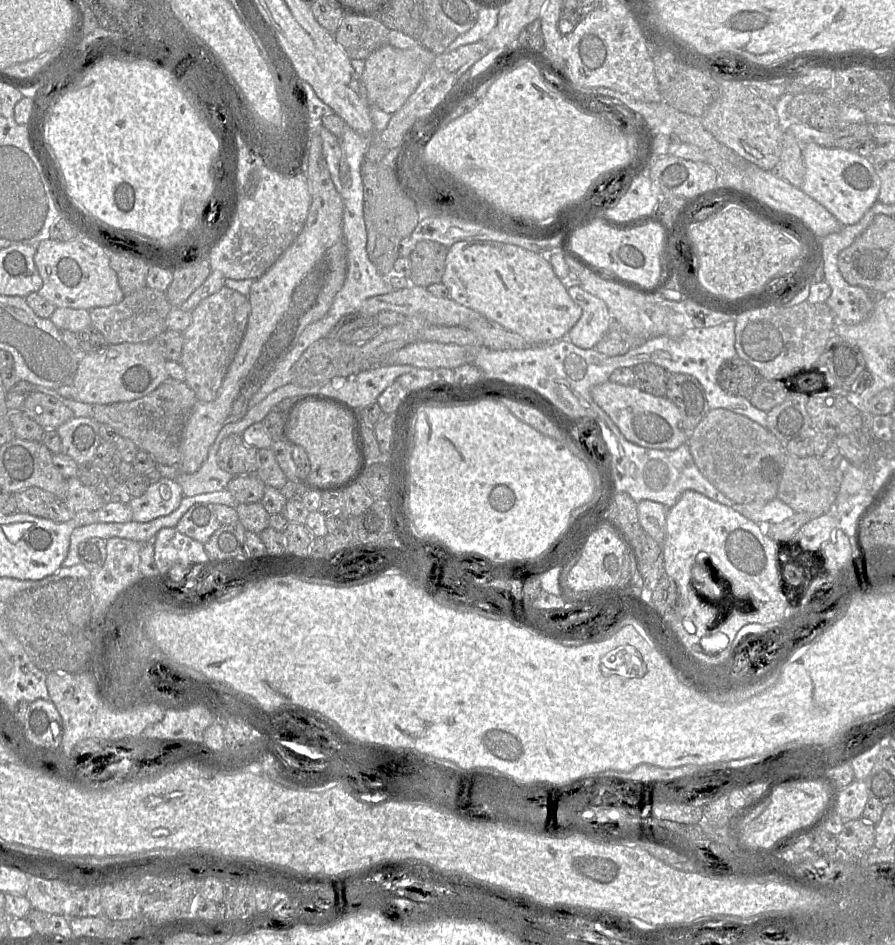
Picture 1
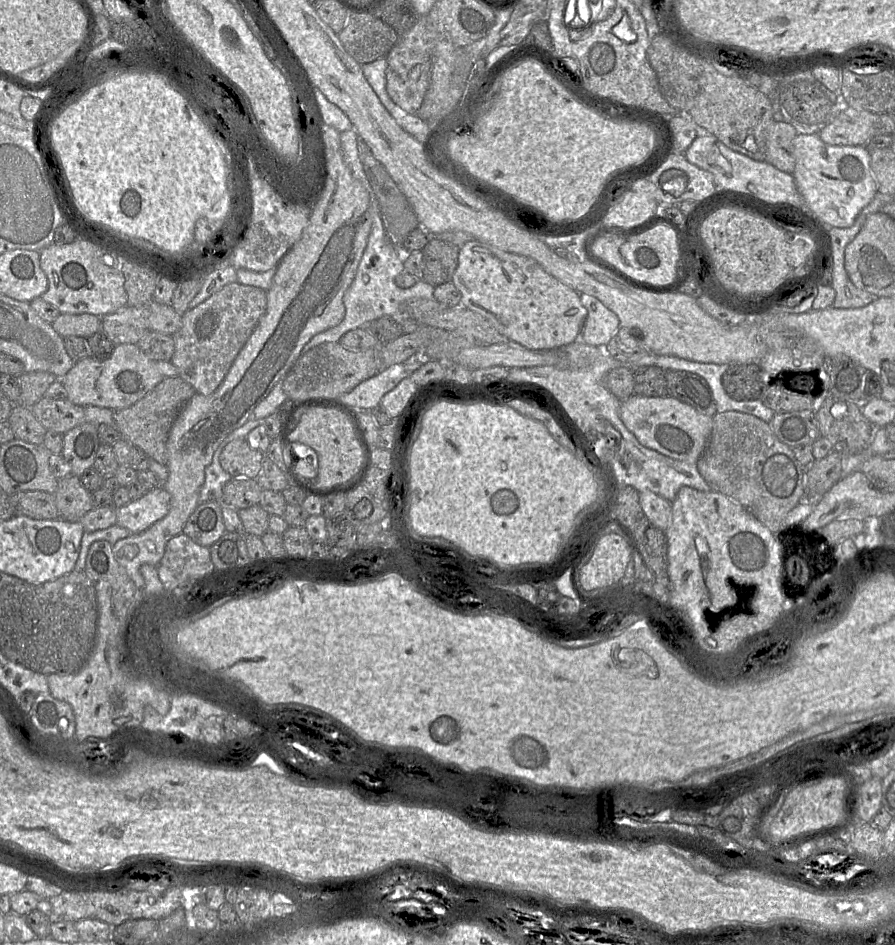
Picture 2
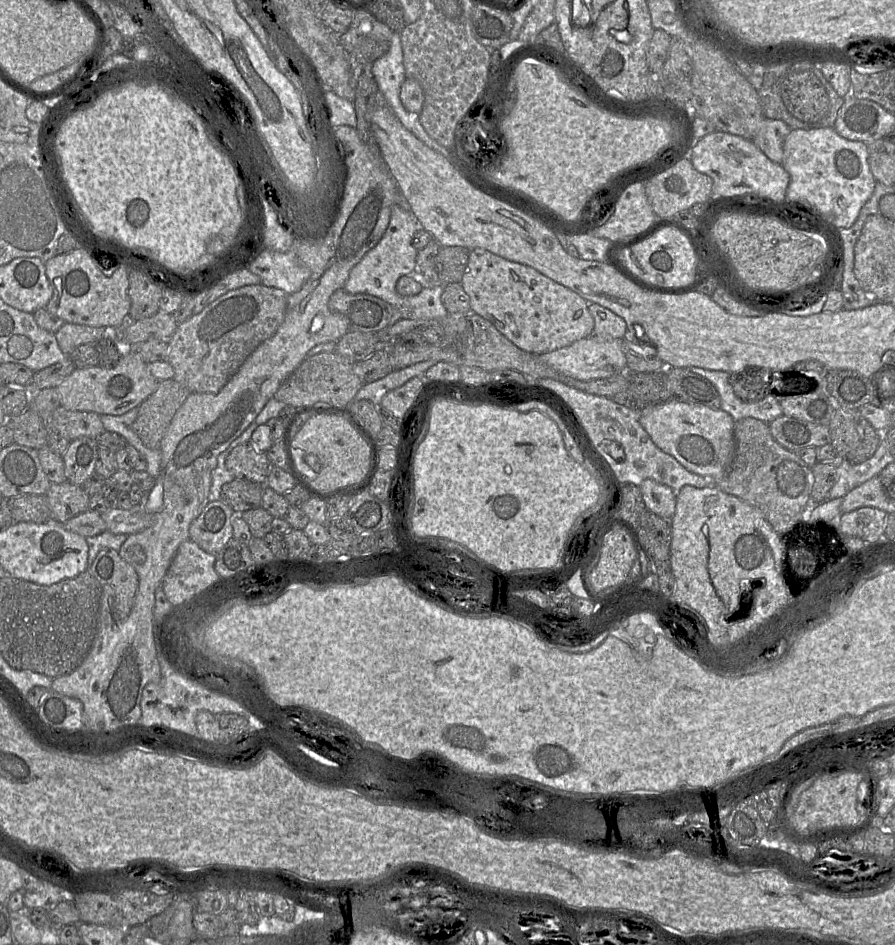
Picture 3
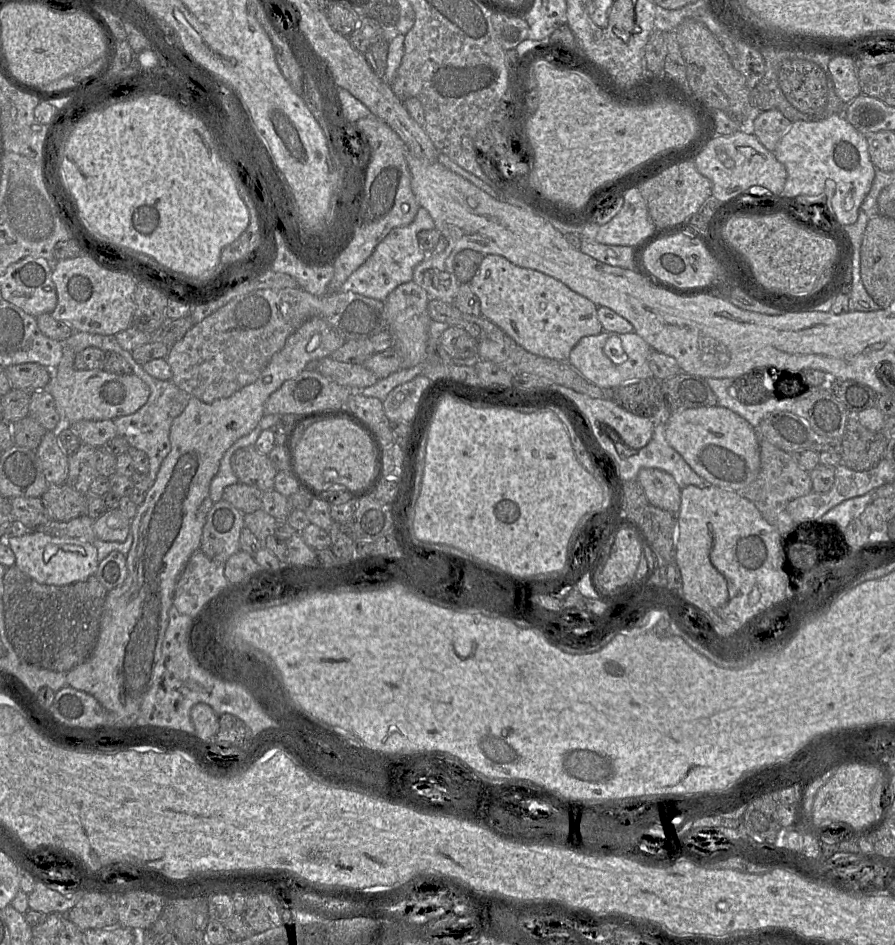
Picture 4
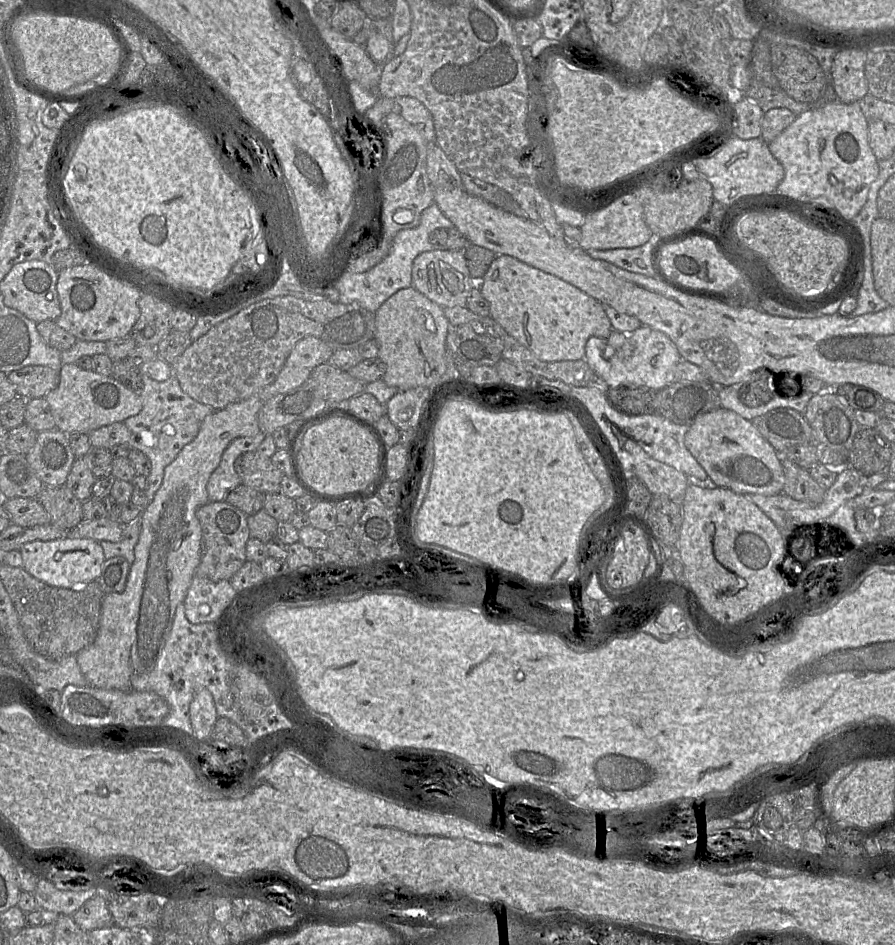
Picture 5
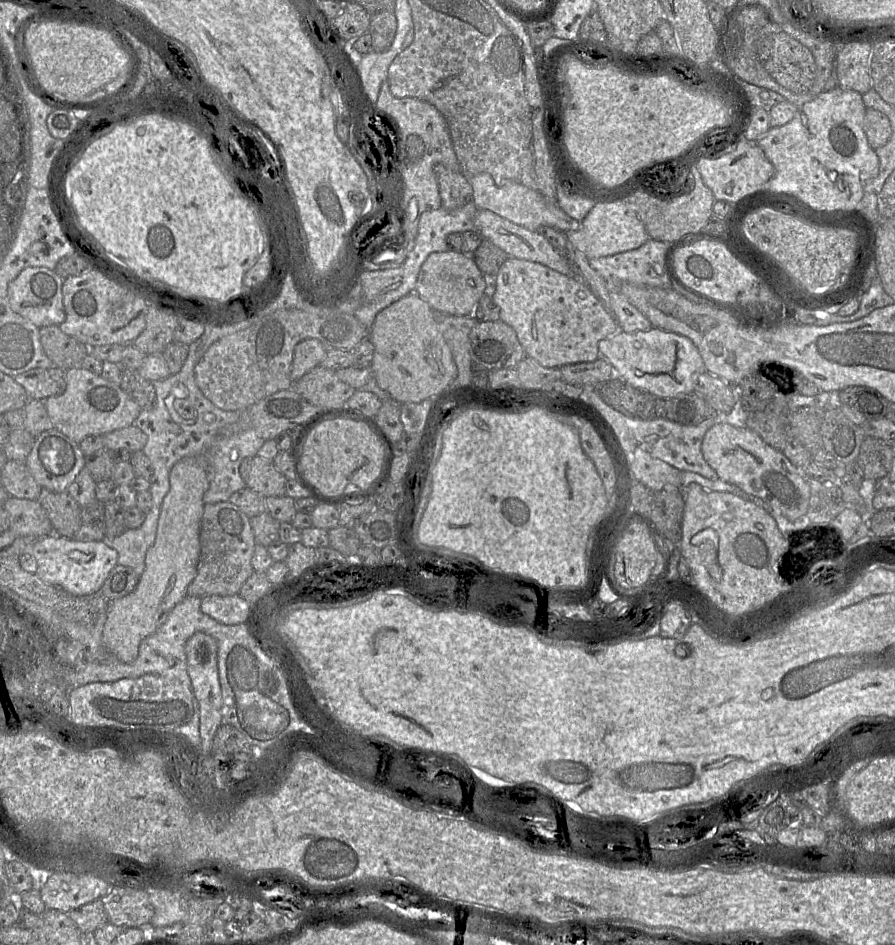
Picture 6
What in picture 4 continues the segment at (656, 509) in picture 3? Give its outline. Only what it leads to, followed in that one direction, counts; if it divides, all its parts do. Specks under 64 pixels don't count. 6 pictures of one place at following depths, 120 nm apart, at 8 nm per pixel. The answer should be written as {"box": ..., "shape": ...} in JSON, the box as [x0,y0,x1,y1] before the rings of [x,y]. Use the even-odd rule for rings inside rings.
{"box":[637,468,681,514],"shape":[[[642,468],[638,472],[637,481],[650,505],[677,514],[681,489],[670,474],[657,468]]]}

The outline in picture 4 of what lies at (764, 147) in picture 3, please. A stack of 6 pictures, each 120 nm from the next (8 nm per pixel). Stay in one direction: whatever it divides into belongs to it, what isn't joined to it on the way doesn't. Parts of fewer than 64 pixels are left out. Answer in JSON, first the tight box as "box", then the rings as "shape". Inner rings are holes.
{"box":[753,110,792,152],"shape":[[[779,110],[764,111],[757,115],[753,122],[753,134],[767,150],[774,152],[791,124],[792,122]]]}

